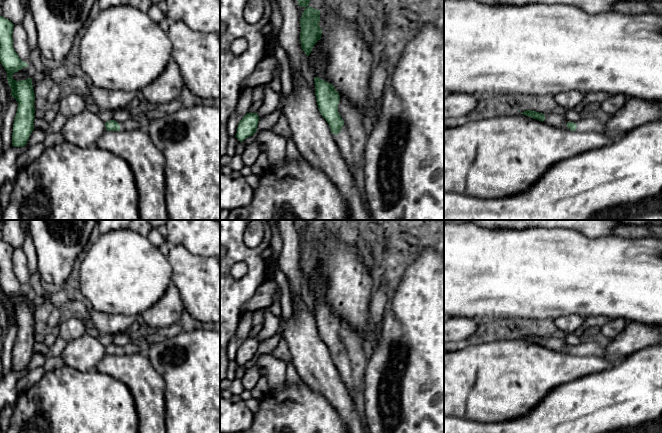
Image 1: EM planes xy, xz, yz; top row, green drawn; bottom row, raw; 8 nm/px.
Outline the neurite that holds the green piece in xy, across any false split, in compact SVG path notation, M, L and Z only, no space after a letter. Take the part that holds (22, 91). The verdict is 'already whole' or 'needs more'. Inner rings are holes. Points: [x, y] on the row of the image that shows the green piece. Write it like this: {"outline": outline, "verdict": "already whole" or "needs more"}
{"outline": "M0 15L0 62L7 72L11 95L18 103L13 124L12 146L23 147L34 129L35 94L31 78L16 81L12 77L15 72L28 67L13 48L13 28L14 24Z", "verdict": "already whole"}

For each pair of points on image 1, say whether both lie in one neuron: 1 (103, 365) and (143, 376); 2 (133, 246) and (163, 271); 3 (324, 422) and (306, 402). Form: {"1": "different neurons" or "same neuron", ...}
{"1": "same neuron", "2": "same neuron", "3": "same neuron"}

